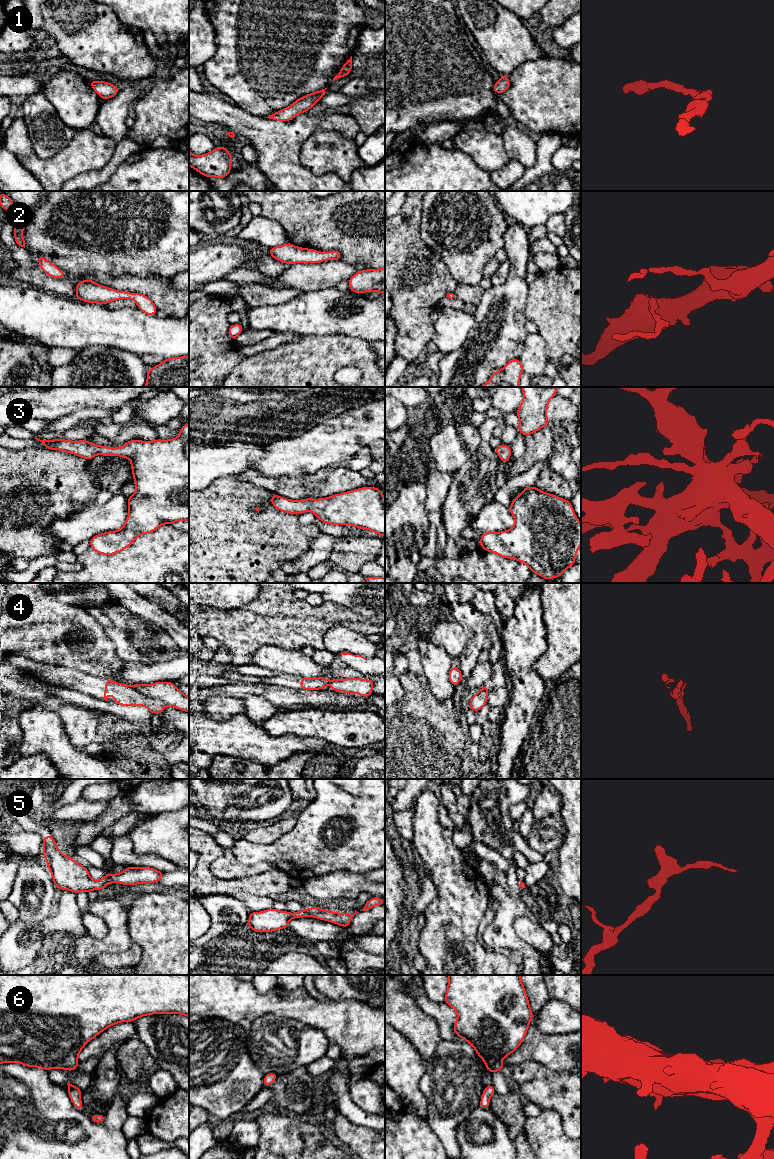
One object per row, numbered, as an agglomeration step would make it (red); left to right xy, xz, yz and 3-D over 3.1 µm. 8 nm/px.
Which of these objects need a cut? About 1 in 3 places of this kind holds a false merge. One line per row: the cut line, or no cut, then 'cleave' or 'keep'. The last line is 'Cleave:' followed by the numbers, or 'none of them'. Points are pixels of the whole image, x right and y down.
1: cut none; keep
2: cut none; keep
3: cut none; keep
4: cut xy (133, 687), (145, 695), (158, 698), (167, 704); cleave
5: cut none; keep
6: cut none; keep
Cleave: 4

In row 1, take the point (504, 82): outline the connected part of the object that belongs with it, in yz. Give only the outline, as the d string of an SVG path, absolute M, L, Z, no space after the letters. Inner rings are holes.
M502 75L500 80L495 82L493 91L496 93L504 93L510 85L508 76Z

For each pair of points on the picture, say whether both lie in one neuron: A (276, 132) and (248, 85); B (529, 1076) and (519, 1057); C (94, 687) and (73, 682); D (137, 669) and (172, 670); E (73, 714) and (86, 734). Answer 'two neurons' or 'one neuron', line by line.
A: two neurons
B: two neurons
C: one neuron
D: one neuron
E: one neuron

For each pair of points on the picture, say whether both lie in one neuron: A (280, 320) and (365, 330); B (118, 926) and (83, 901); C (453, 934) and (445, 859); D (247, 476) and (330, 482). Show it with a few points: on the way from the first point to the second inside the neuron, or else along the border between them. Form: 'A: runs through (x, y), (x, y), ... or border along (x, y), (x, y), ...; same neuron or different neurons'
A: runs through (301, 320), (332, 320), (336, 324), (344, 324); same neuron
B: border along (90, 902), (86, 910); different neurons
C: runs through (453, 915), (453, 898), (449, 894), (449, 878); same neuron
D: runs through (268, 484), (309, 483); same neuron

